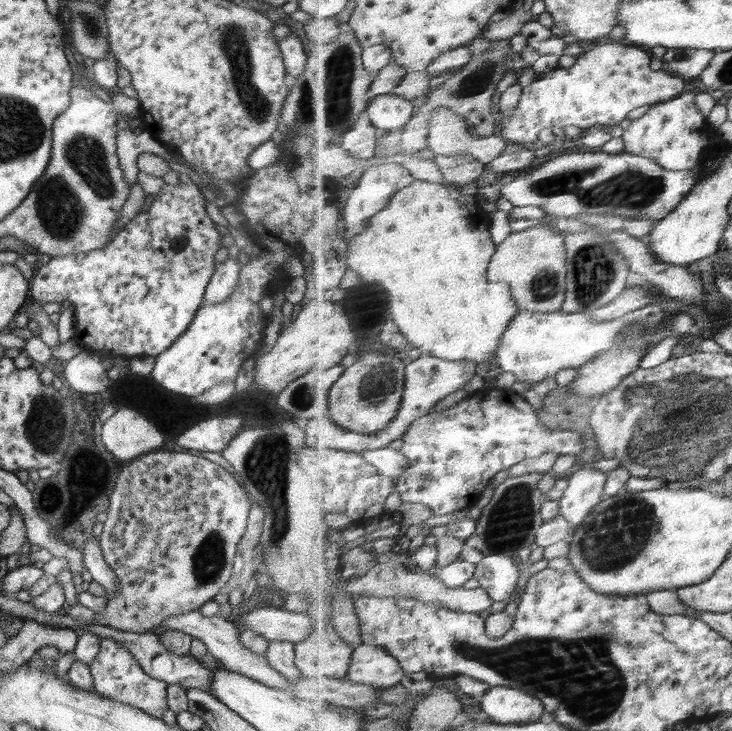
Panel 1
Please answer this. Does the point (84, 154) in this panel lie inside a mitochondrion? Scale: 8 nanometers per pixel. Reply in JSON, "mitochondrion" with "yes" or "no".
{"mitochondrion":"yes"}

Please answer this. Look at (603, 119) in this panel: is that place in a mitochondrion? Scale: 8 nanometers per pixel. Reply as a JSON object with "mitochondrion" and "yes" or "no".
{"mitochondrion":"no"}

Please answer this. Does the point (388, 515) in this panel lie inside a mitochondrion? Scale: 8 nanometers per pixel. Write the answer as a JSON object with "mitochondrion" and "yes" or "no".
{"mitochondrion":"no"}

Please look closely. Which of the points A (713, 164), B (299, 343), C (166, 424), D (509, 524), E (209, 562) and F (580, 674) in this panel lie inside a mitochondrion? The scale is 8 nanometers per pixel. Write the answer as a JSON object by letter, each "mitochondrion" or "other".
{"A":"other","B":"other","C":"other","D":"mitochondrion","E":"mitochondrion","F":"mitochondrion"}

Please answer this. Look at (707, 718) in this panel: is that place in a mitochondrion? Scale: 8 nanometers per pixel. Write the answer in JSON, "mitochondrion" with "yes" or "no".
{"mitochondrion":"no"}

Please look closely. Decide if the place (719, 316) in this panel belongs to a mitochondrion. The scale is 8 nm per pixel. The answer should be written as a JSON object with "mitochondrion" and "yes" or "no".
{"mitochondrion":"no"}

